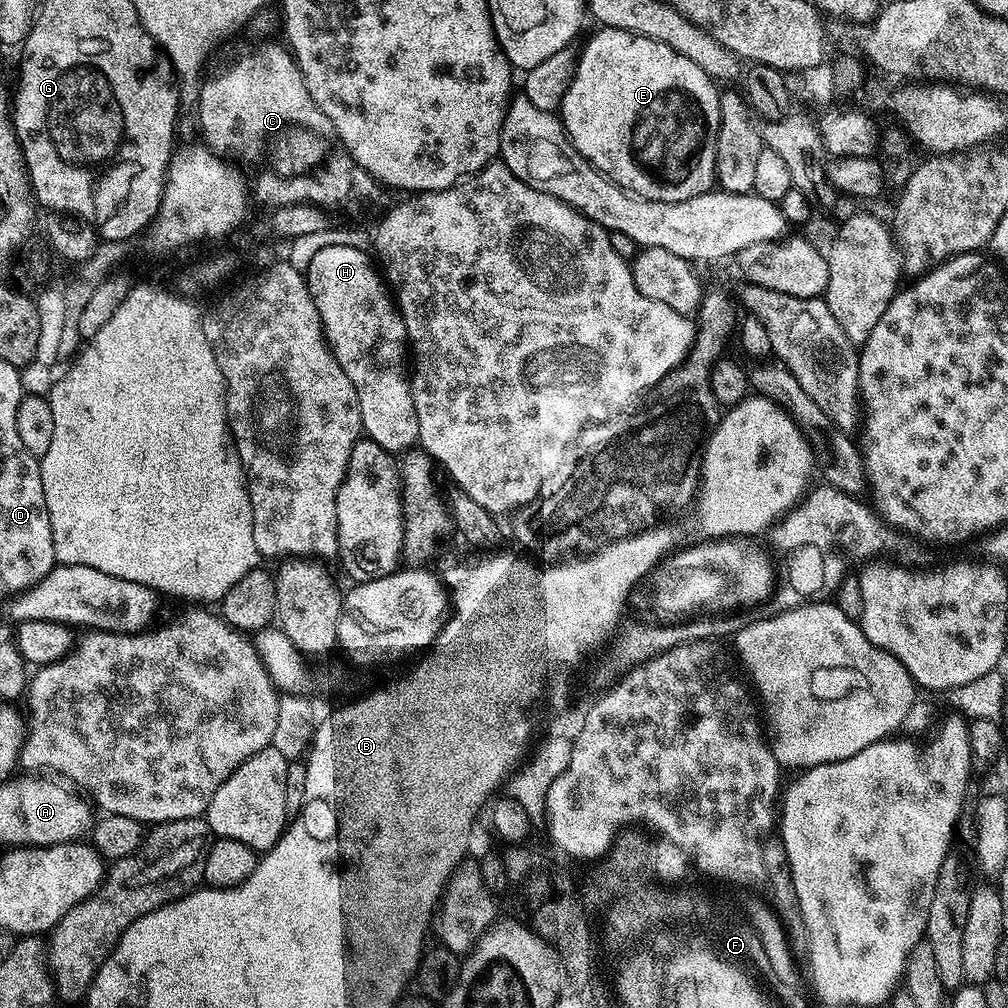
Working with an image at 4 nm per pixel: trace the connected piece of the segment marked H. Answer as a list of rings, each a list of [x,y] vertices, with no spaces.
[[[326,246],[314,254],[306,279],[328,347],[338,366],[346,370],[346,378],[354,382],[363,435],[393,454],[415,449],[420,435],[418,410],[414,410],[412,385],[406,371],[408,331],[373,257],[354,246]]]

